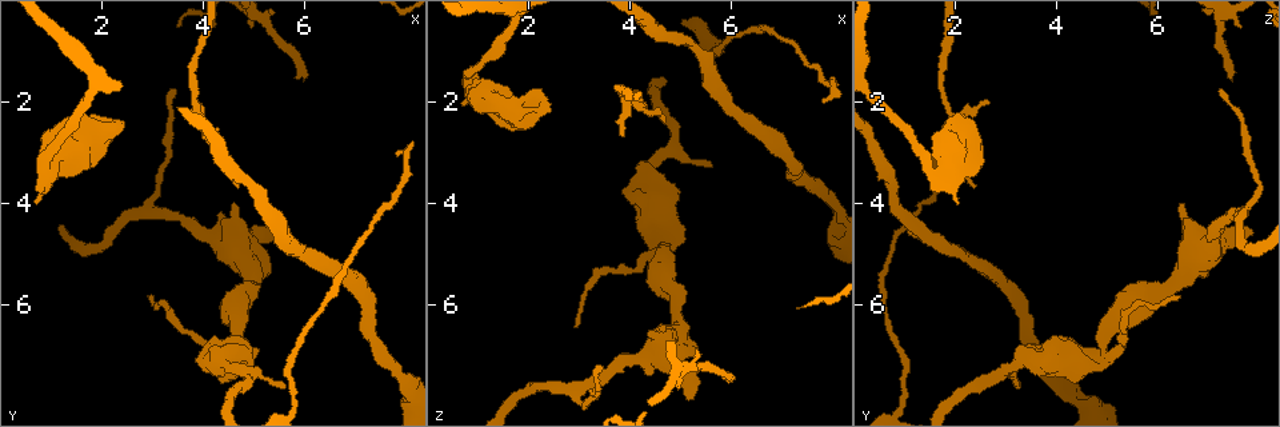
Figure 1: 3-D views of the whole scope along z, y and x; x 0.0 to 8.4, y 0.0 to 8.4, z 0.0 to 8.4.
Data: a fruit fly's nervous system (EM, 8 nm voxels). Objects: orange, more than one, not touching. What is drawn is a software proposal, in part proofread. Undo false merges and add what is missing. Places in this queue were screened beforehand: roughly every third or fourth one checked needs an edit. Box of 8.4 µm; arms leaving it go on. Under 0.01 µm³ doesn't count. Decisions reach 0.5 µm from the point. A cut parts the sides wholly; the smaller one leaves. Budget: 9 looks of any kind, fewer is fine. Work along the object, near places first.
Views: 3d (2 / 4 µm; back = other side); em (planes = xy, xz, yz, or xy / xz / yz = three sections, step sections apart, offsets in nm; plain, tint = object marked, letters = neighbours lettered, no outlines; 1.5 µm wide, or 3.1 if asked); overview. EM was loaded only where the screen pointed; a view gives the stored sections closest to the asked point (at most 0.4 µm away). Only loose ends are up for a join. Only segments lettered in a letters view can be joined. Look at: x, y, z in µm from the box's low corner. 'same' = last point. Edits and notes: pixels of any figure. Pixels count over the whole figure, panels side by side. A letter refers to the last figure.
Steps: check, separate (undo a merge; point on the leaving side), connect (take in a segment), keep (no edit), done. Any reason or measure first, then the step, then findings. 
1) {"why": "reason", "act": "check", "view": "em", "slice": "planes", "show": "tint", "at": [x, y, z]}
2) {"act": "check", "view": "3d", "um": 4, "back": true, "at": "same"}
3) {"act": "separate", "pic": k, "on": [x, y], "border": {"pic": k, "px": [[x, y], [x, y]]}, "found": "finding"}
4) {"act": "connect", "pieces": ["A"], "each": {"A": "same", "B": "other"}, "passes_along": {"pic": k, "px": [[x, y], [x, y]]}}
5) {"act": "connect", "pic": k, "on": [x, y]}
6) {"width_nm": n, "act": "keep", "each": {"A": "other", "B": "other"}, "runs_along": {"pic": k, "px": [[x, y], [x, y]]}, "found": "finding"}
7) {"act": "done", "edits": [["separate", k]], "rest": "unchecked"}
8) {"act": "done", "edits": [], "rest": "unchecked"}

{"why": "thick turns thin", "act": "check", "view": "3d", "um": 4, "at": [4.80, 7.35, 3.00]}

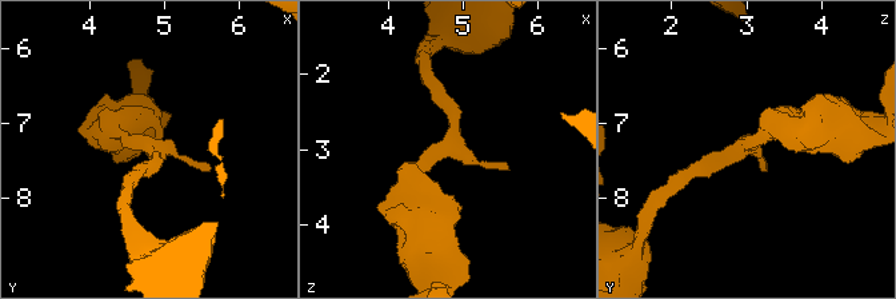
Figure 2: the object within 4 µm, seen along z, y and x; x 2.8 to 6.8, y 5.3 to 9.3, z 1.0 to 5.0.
{"act": "check", "view": "em", "slice": "planes", "show": "plain", "at": [4.80, 7.30, 2.95]}

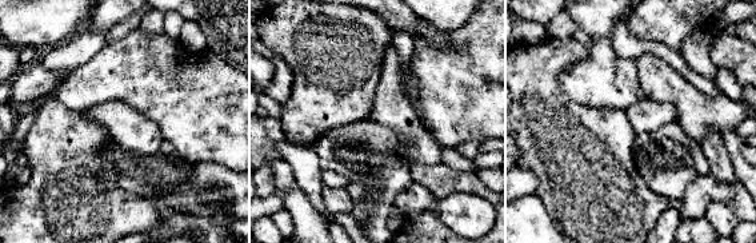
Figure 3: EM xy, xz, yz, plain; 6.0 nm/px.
{"why": "what lies round it", "act": "check", "view": "em", "slice": "planes", "show": "letters", "at": "same"}

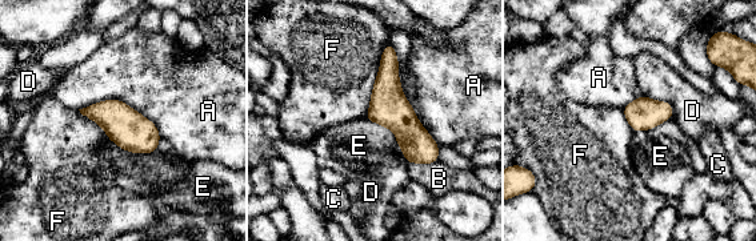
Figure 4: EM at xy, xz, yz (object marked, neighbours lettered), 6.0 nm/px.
{"act": "keep", "each": {"A": "other", "B": "other", "C": "other", "D": "other", "E": "other", "F": "other"}, "runs_along": {"pic": 4, "px": [[390, 48], [390, 107], [428, 160]]}, "found": "all the same cell"}

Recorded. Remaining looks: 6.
{"why": "abrupt turn", "act": "check", "view": "3d", "um": 2, "back": true, "at": [0.90, 3.55, 1.85]}

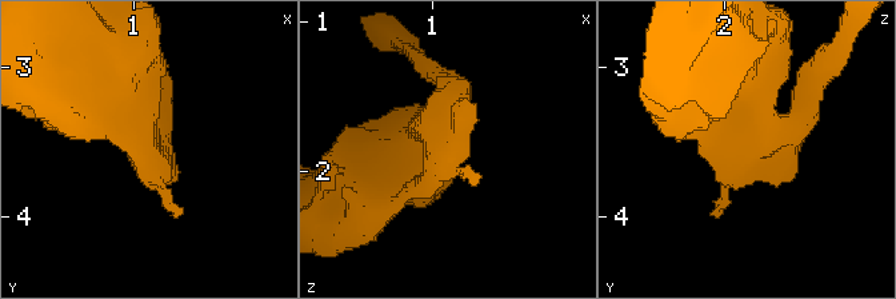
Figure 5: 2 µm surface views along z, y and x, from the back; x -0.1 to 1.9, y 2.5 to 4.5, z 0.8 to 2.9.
{"why": "need the tissue", "act": "check", "view": "em", "slice": "planes", "show": "letters", "at": [0.94, 3.50, 1.80]}

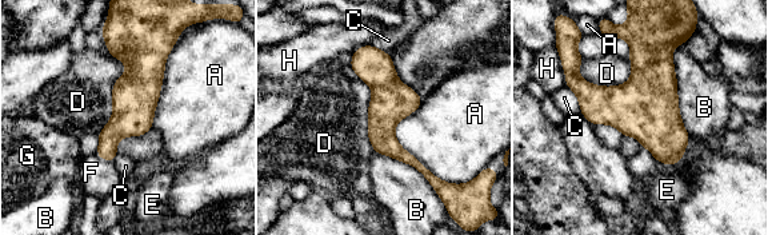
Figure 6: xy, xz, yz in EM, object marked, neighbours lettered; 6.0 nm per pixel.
{"width_nm": 220, "longest_contact_nm": ["B", 600], "act": "keep", "each": {"A": "other", "B": "other", "C": "other", "D": "other", "E": "other", "F": "other", "G": "other", "H": "other"}, "found": "continuous, no second cell"}

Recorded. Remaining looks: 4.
{"why": "thin end", "act": "check", "view": "3d", "um": 2, "back": true, "at": [3.80, 2.10, 2.65]}

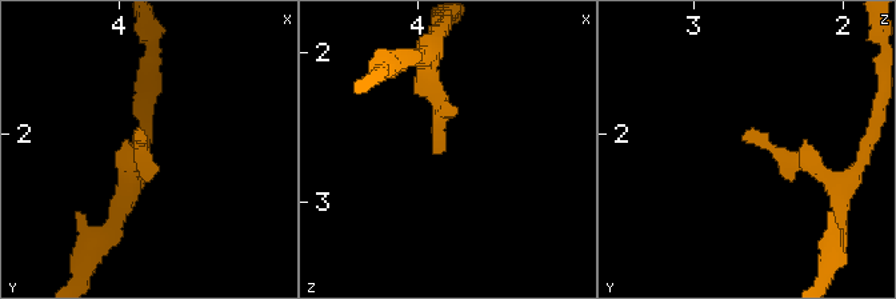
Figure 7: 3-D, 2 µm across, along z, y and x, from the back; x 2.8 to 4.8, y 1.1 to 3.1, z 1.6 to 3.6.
{"act": "check", "view": "em", "slice": "planes", "show": "plain", "at": [3.80, 2.06, 2.64]}

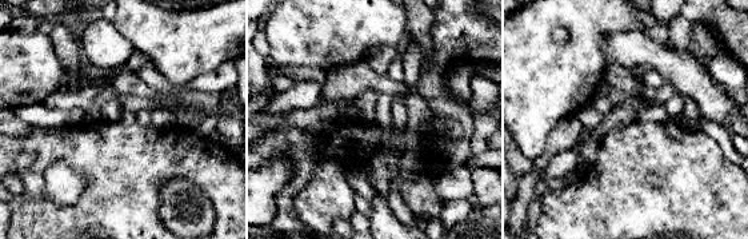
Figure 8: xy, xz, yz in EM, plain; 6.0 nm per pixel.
{"act": "check", "view": "em", "slice": "planes", "show": "letters", "at": "same"}

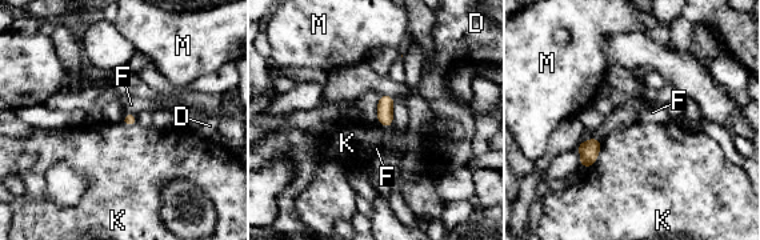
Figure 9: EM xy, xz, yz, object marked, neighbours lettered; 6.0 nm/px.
{"longest_contact_nm": ["K", 200], "act": "keep", "each": {"D": "other", "F": "other", "K": "other", "M": "other"}, "border": {"pic": 9, "px": [[602, 143], [598, 159], [582, 170]]}, "found": "none of them fits"}

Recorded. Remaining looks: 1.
{"act": "done", "edits": [], "rest": "unchecked"}

